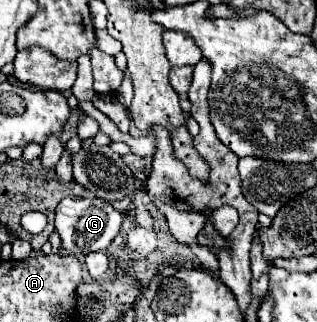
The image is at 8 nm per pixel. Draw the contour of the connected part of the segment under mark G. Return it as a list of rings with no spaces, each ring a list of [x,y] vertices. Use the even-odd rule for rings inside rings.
[[[65,197],[55,209],[55,231],[61,237],[61,247],[71,255],[87,255],[91,251],[103,251],[115,239],[121,227],[121,213],[111,203],[101,199]]]

